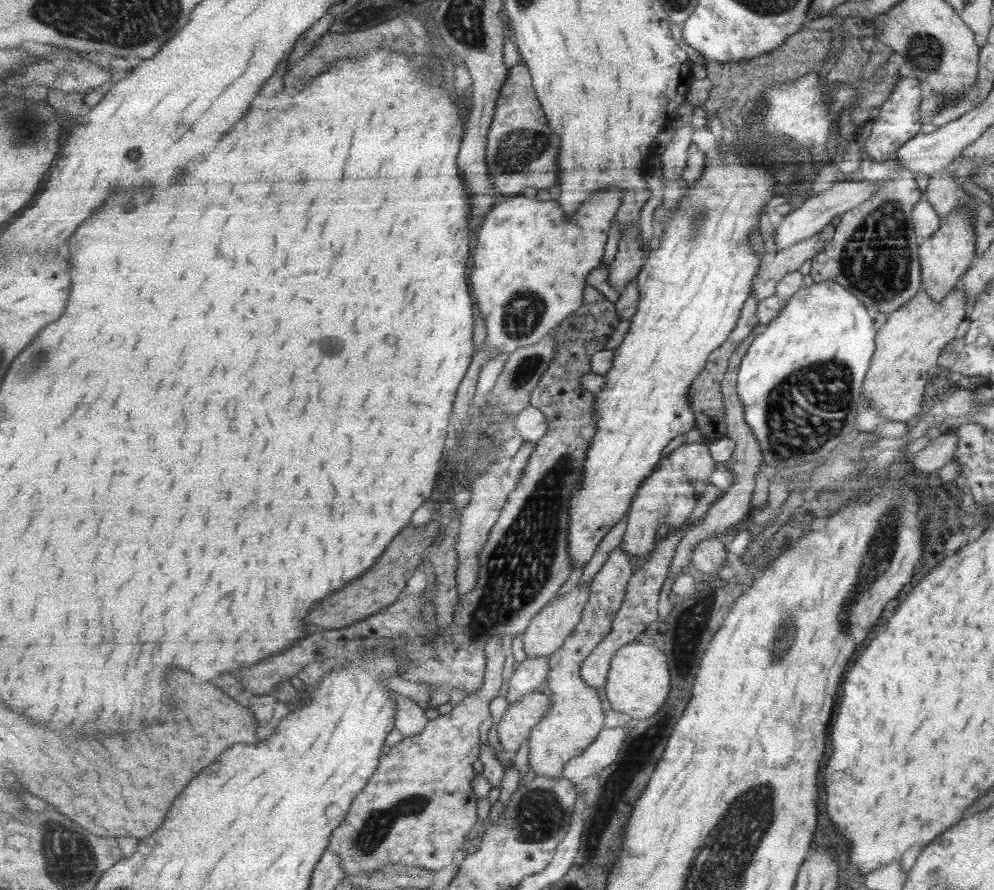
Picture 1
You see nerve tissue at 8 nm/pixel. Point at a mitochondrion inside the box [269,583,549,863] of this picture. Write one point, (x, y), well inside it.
(376, 827)

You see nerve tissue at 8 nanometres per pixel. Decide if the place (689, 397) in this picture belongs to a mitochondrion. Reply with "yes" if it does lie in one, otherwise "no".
no

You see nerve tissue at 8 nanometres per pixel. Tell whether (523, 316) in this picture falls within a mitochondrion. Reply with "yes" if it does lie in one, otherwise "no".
yes

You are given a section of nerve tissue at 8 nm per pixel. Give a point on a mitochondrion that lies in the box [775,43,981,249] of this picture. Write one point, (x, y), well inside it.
(940, 106)

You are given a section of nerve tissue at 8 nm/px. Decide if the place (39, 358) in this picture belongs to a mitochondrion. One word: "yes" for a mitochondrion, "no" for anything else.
yes

